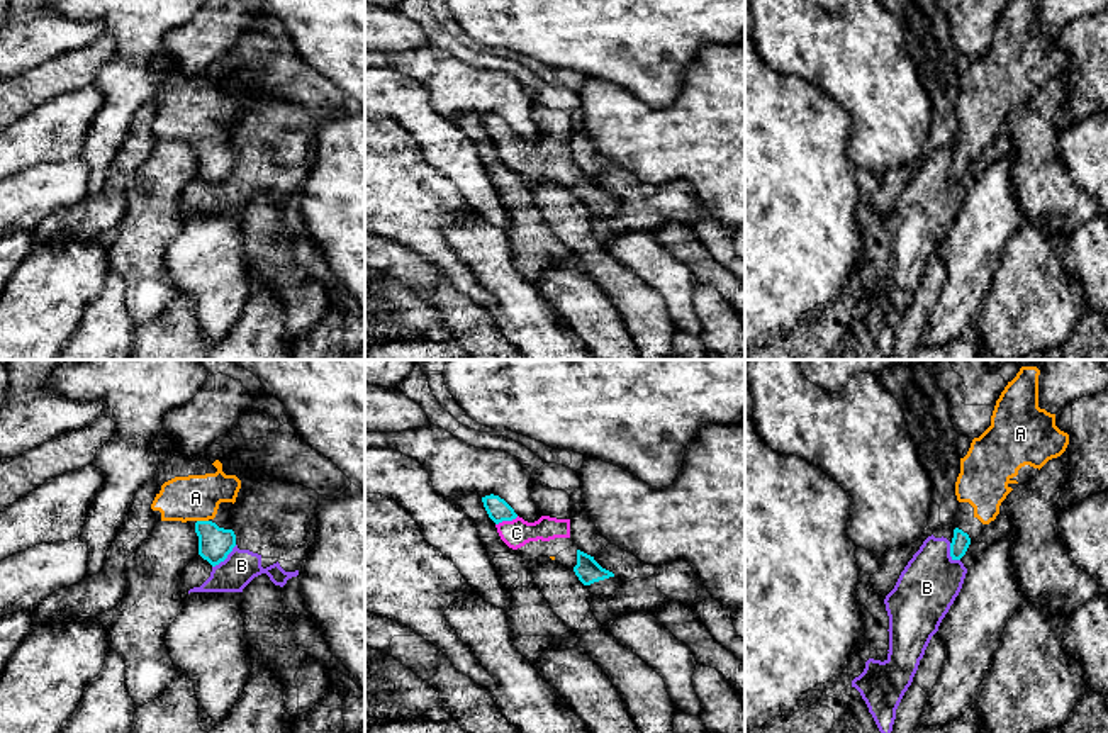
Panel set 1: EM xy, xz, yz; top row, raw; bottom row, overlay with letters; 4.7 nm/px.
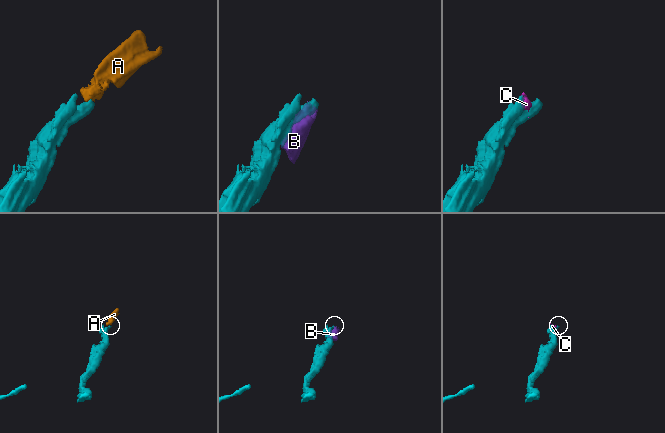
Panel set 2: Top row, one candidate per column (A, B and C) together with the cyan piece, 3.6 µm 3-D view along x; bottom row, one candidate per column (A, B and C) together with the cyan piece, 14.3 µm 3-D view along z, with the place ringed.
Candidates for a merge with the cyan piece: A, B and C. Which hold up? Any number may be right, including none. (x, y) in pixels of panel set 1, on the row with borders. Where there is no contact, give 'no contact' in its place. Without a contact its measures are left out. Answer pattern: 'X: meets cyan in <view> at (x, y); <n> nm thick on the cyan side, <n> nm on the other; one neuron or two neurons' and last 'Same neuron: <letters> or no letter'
A: meets cyan in xy at (202, 521); 160 nm thick on the cyan side, 220 nm on the other; one neuron
B: meets cyan in xy at (224, 559); 160 nm thick on the cyan side, 160 nm on the other; two neurons
C: meets cyan in xz at (506, 520); 110 nm thick on the cyan side, 140 nm on the other; one neuron
Same neuron: A, C

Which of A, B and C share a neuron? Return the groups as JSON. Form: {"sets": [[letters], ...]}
{"sets": [["A", "C"], ["B"]]}

